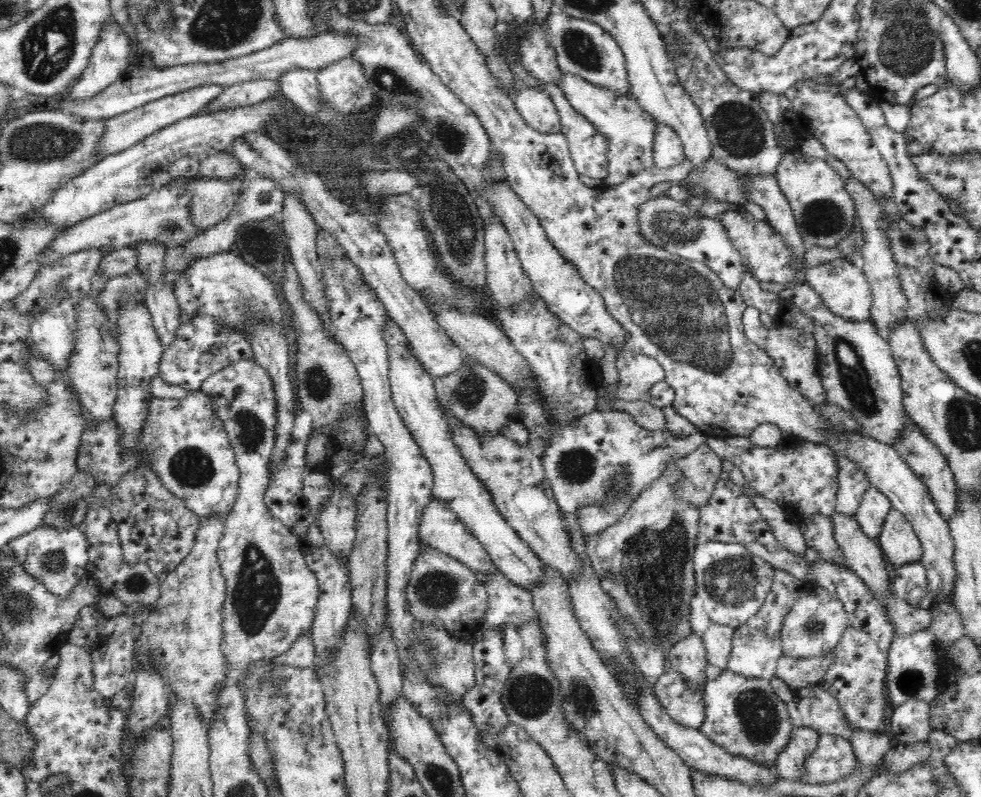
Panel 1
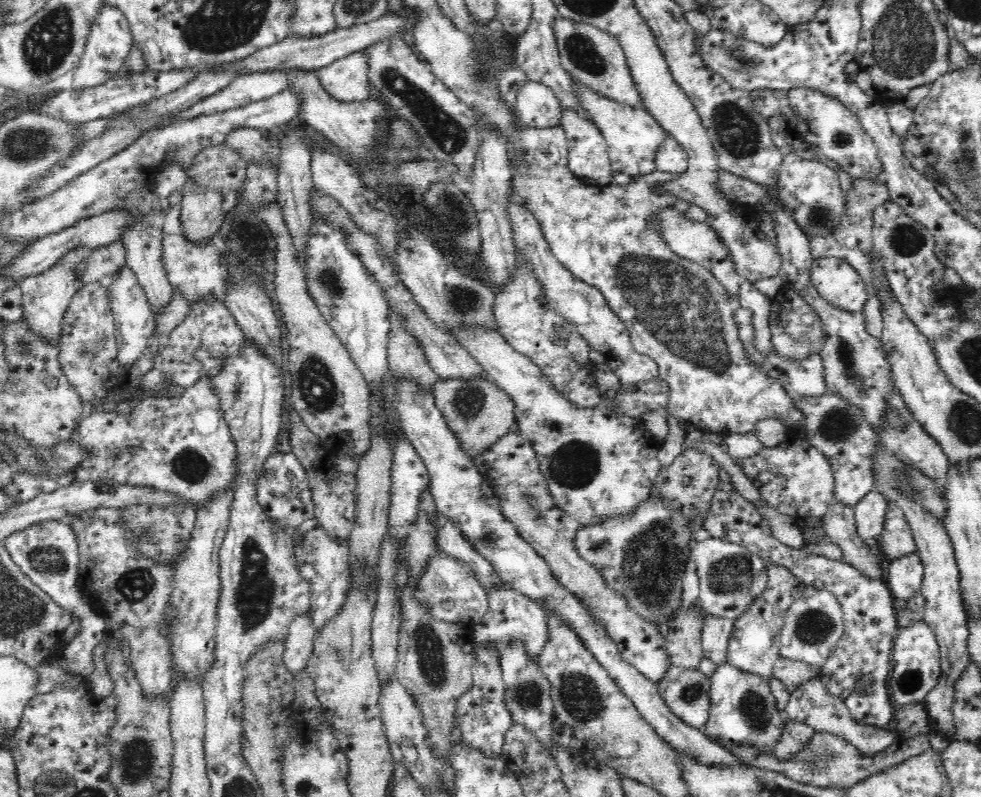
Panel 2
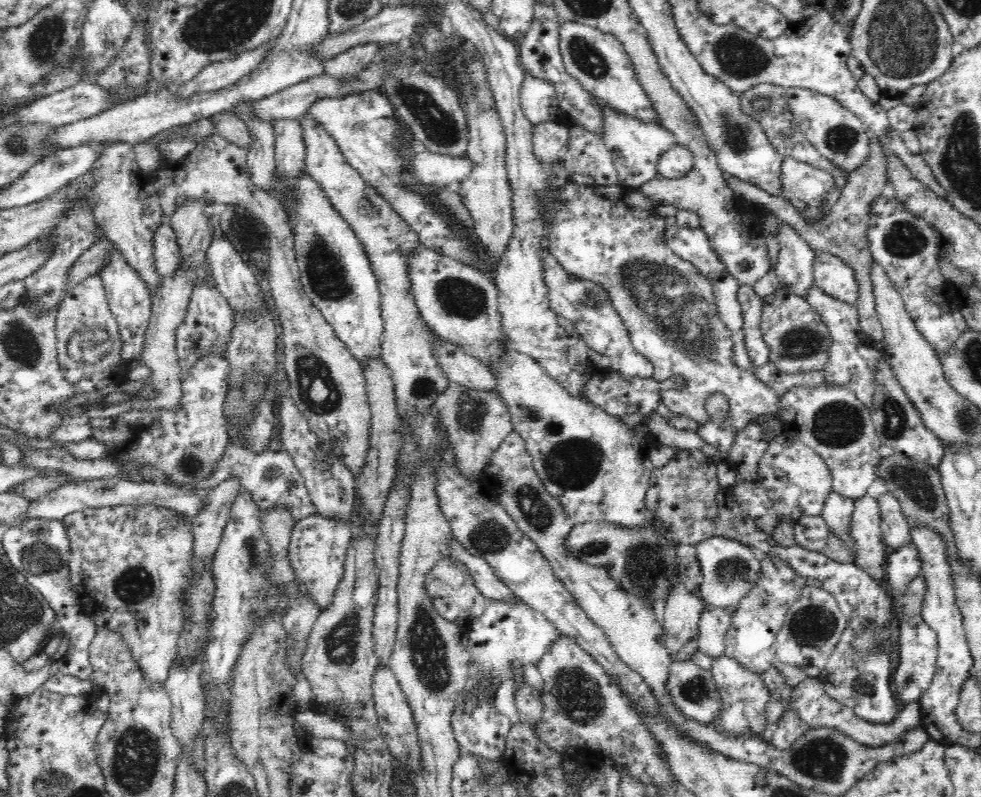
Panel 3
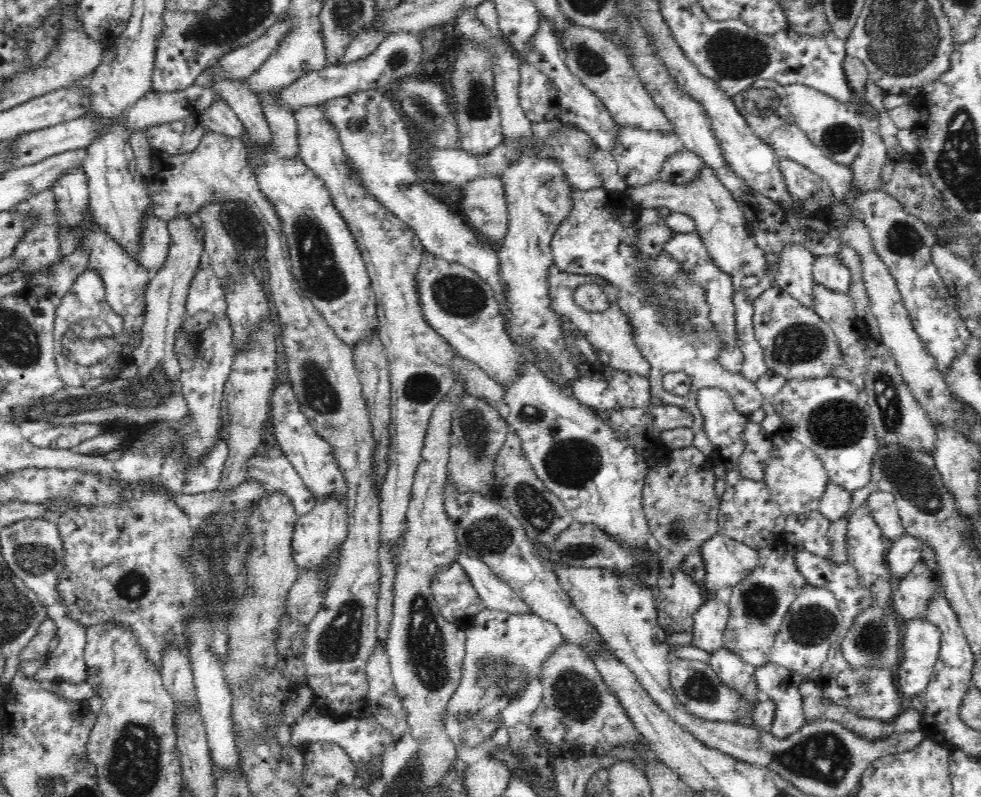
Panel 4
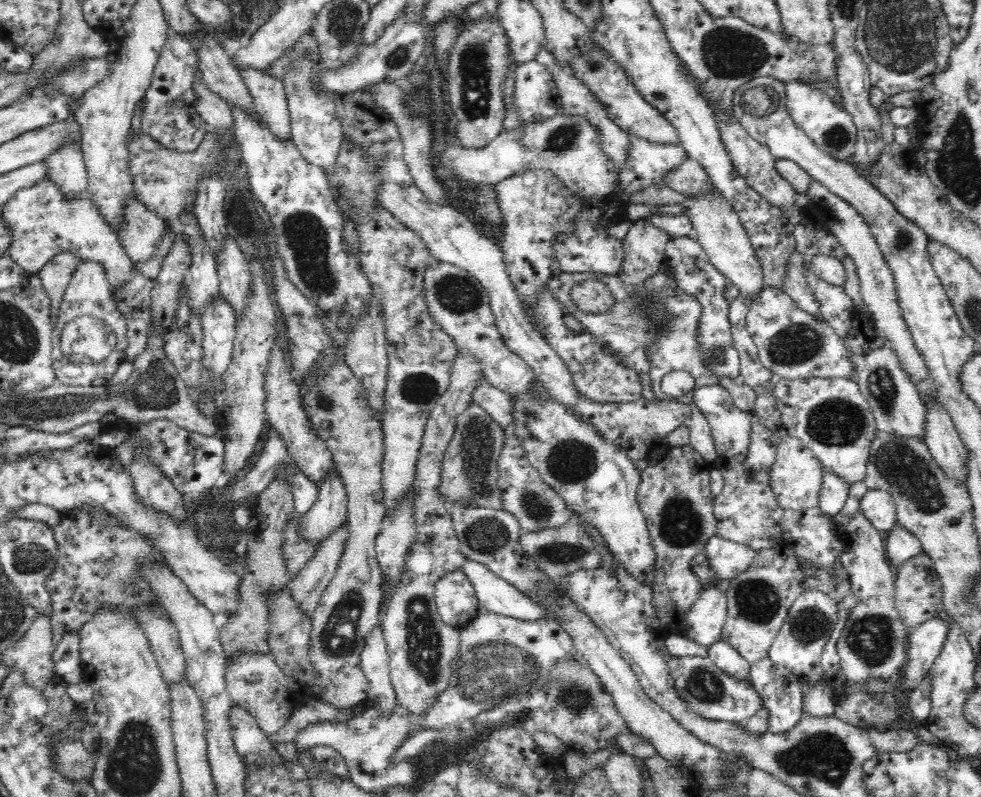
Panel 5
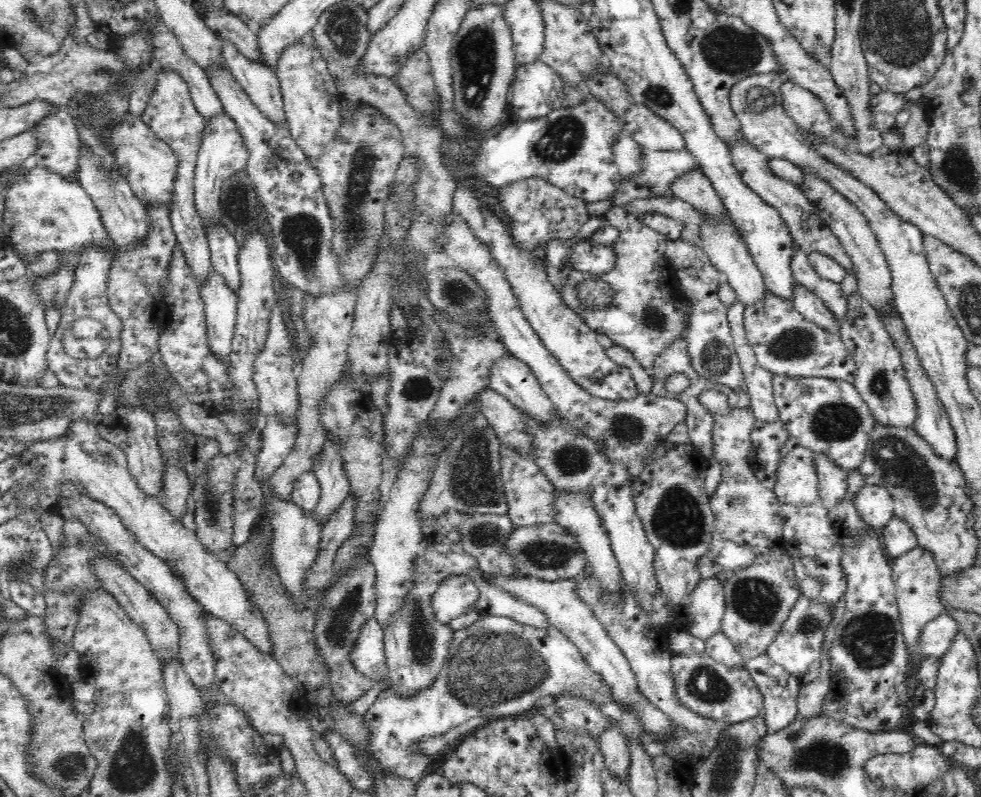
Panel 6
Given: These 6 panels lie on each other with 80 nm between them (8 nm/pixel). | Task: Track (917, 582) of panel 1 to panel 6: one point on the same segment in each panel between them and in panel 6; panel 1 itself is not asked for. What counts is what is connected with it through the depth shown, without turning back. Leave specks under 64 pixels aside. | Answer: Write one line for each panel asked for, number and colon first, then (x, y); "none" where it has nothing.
2: (904, 575)
3: (903, 564)
4: (903, 553)
5: (900, 544)
6: (897, 538)

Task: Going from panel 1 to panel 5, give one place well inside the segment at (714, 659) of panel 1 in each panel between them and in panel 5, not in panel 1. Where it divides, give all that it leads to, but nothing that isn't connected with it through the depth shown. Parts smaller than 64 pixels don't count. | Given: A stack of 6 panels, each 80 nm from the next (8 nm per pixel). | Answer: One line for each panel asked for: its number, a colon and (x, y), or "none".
2: (715, 635)
3: (714, 624)
4: (710, 621)
5: (706, 619)

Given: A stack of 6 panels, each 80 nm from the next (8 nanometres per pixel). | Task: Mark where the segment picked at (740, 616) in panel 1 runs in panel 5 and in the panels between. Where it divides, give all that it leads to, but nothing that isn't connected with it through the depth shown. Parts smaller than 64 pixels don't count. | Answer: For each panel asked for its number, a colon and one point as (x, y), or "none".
2: (730, 576)
3: (729, 568)
4: (727, 561)
5: (727, 558)

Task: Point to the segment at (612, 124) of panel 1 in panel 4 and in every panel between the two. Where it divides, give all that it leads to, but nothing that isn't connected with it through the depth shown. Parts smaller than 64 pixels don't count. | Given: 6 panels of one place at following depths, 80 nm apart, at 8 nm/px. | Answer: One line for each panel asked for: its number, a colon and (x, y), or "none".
2: (633, 136)
3: (636, 147)
4: (640, 156)

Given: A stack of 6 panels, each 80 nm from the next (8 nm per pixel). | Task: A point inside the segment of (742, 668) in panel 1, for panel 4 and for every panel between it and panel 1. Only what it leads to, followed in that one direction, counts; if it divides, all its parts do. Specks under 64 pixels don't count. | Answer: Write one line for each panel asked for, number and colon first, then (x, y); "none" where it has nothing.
2: (754, 647)
3: (751, 640)
4: (759, 603)

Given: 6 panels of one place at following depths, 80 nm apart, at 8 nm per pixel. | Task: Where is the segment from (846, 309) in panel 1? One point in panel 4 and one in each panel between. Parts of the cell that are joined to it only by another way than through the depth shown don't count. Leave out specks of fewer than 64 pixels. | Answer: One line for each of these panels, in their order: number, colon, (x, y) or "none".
2: (837, 281)
3: (830, 273)
4: (829, 271)

